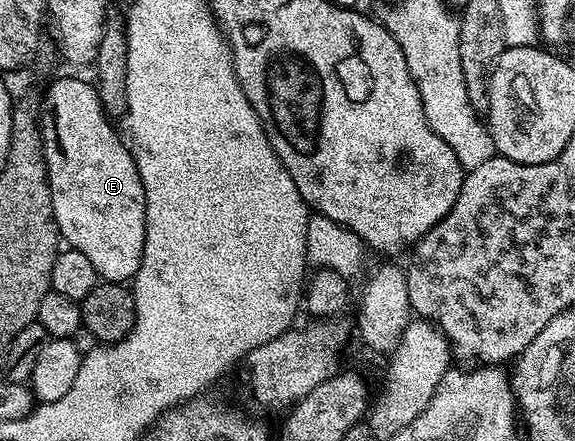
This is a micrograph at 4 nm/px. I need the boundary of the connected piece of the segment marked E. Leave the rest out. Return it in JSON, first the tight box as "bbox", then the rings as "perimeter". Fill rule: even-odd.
{"bbox":[41,76,145,282],"perimeter":[[[63,76],[60,80],[55,80],[47,88],[47,93],[41,96],[41,127],[43,129],[43,153],[47,163],[47,181],[51,191],[51,201],[53,202],[53,214],[59,227],[59,235],[70,247],[81,250],[89,262],[93,262],[93,270],[97,270],[100,278],[107,282],[127,282],[137,274],[141,266],[141,258],[145,250],[145,190],[139,177],[139,171],[135,165],[135,157],[131,154],[131,149],[121,137],[115,133],[116,125],[107,119],[103,113],[103,107],[99,101],[99,93],[94,83],[86,84],[83,80],[78,80],[75,76]]]}

